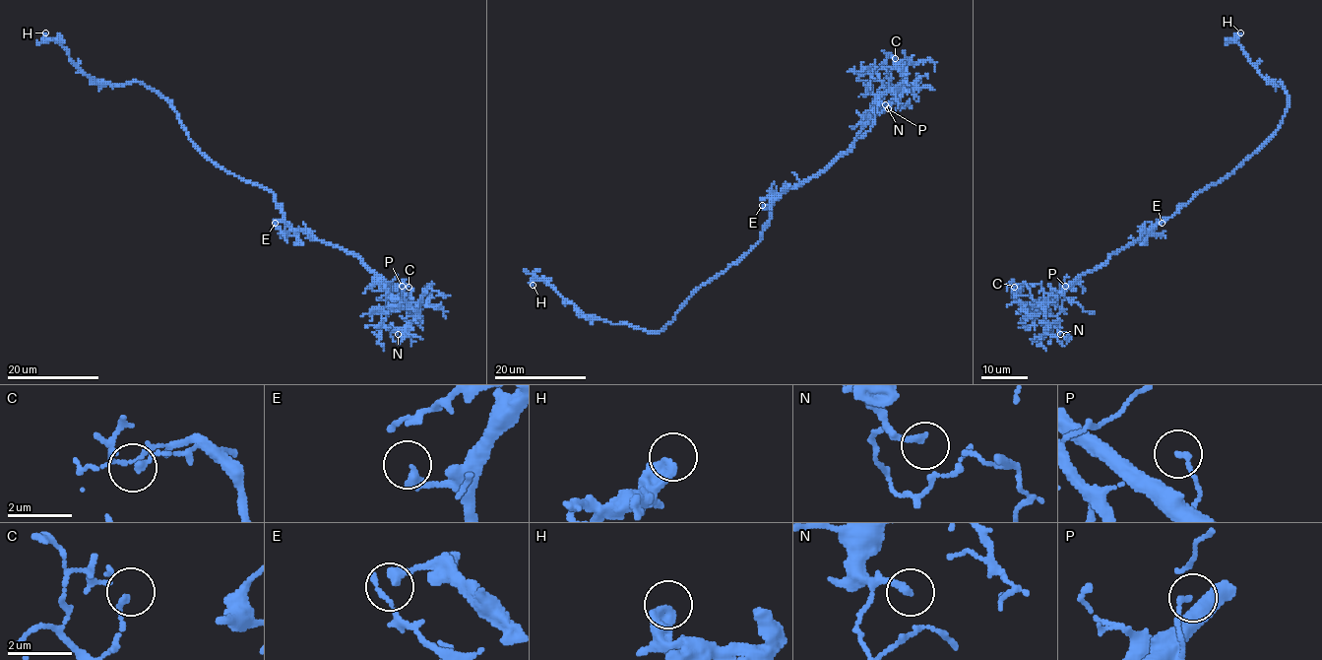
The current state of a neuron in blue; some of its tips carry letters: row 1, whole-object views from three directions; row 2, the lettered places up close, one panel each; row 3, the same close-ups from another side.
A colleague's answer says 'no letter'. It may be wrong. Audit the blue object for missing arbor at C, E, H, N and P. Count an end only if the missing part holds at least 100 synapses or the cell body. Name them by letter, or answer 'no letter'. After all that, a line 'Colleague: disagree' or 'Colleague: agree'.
no letter
Colleague: agree

